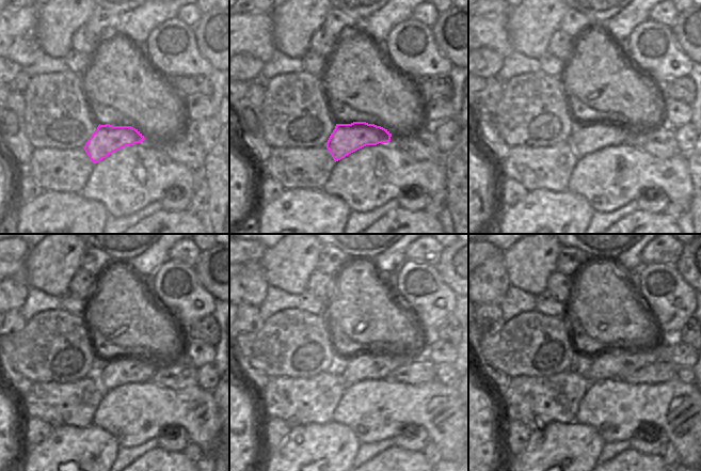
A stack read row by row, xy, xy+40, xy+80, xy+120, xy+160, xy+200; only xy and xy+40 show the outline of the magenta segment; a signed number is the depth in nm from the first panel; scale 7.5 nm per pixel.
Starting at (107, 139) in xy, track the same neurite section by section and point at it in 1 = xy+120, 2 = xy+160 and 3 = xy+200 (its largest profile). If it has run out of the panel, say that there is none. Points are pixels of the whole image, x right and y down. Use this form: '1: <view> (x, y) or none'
1: xy+120 (128, 367)
2: xy+160 (373, 364)
3: xy+200 (616, 362)

